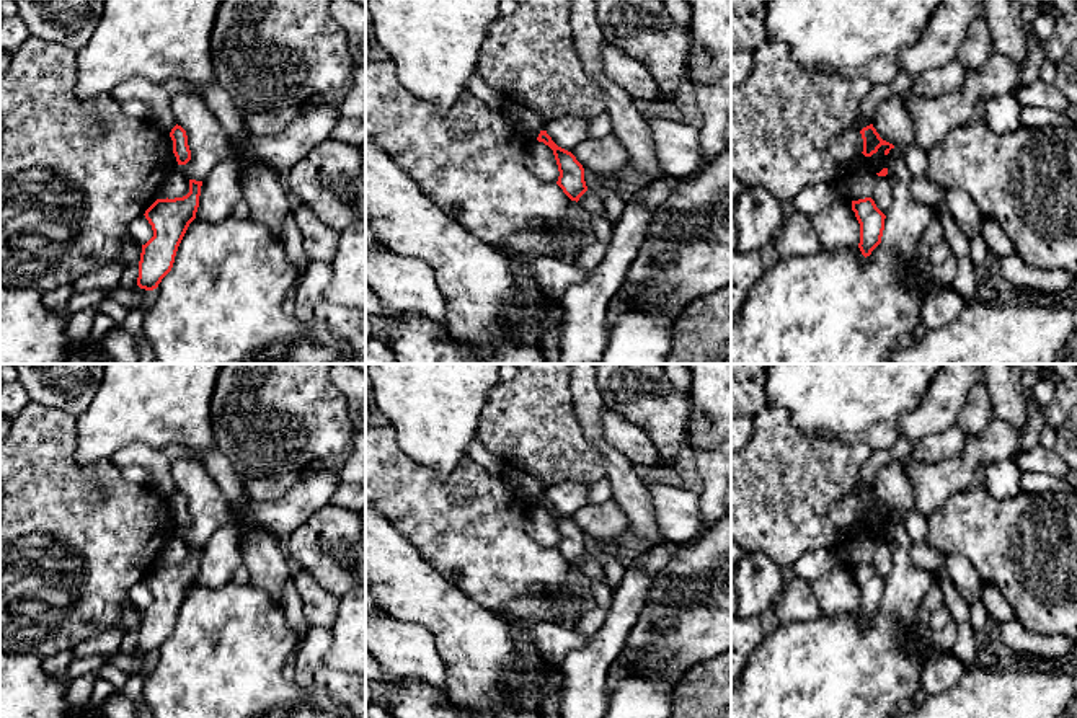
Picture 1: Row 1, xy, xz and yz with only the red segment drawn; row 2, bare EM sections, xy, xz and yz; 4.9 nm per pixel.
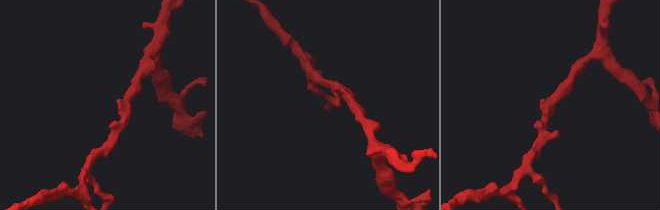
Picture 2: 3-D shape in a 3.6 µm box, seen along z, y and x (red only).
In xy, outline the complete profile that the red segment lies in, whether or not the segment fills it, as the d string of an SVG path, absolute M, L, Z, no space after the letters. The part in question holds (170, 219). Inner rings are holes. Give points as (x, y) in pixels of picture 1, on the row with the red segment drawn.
M189 180L189 193L175 199L157 199L145 219L152 225L153 237L142 245L137 286L145 290L158 287L171 271L178 246L196 219L202 181Z

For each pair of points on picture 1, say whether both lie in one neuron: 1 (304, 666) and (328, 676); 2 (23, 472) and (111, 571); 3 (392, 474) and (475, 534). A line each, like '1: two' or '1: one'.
1: one
2: one
3: one

